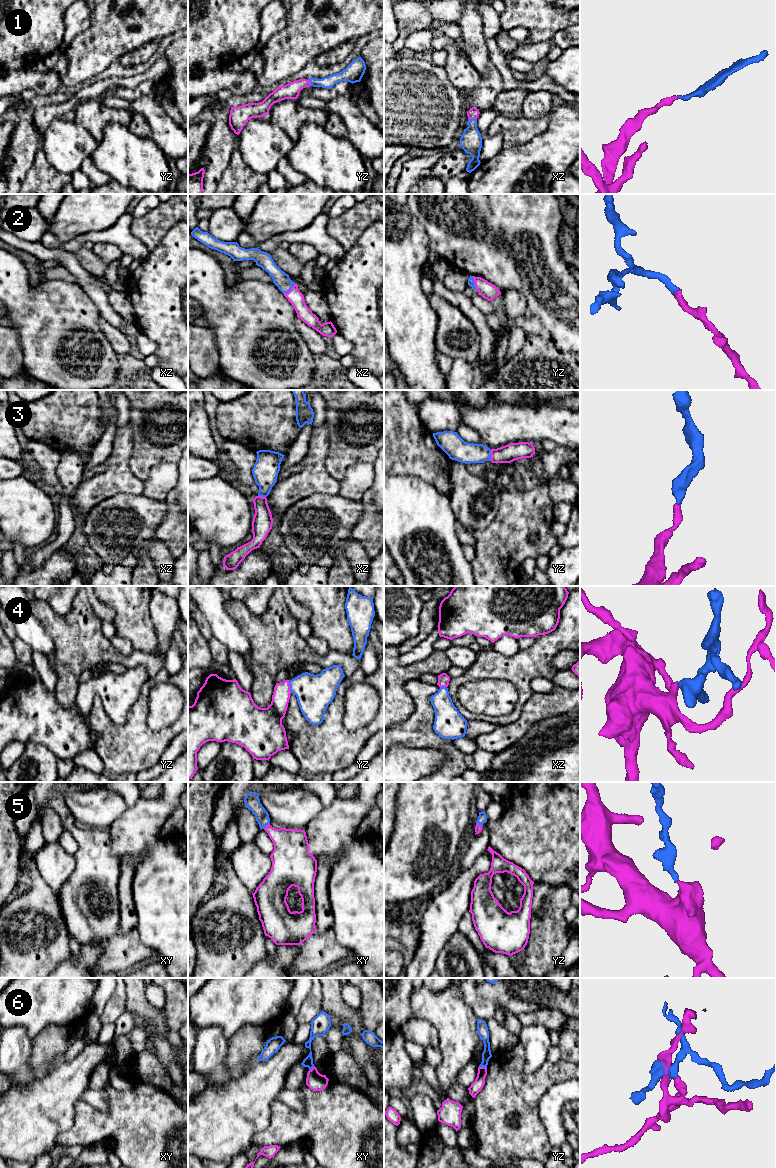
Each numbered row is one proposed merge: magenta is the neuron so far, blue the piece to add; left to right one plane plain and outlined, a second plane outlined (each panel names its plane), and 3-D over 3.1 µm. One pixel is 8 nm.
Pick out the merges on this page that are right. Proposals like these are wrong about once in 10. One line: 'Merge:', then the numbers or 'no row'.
Merge: 1, 2, 3, 4, 5, 6

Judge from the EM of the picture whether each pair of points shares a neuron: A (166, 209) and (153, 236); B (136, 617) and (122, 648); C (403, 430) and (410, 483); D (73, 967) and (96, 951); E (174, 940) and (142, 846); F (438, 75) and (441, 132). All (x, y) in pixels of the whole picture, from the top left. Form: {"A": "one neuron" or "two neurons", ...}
{"A": "one neuron", "B": "two neurons", "C": "two neurons", "D": "one neuron", "E": "one neuron", "F": "one neuron"}

